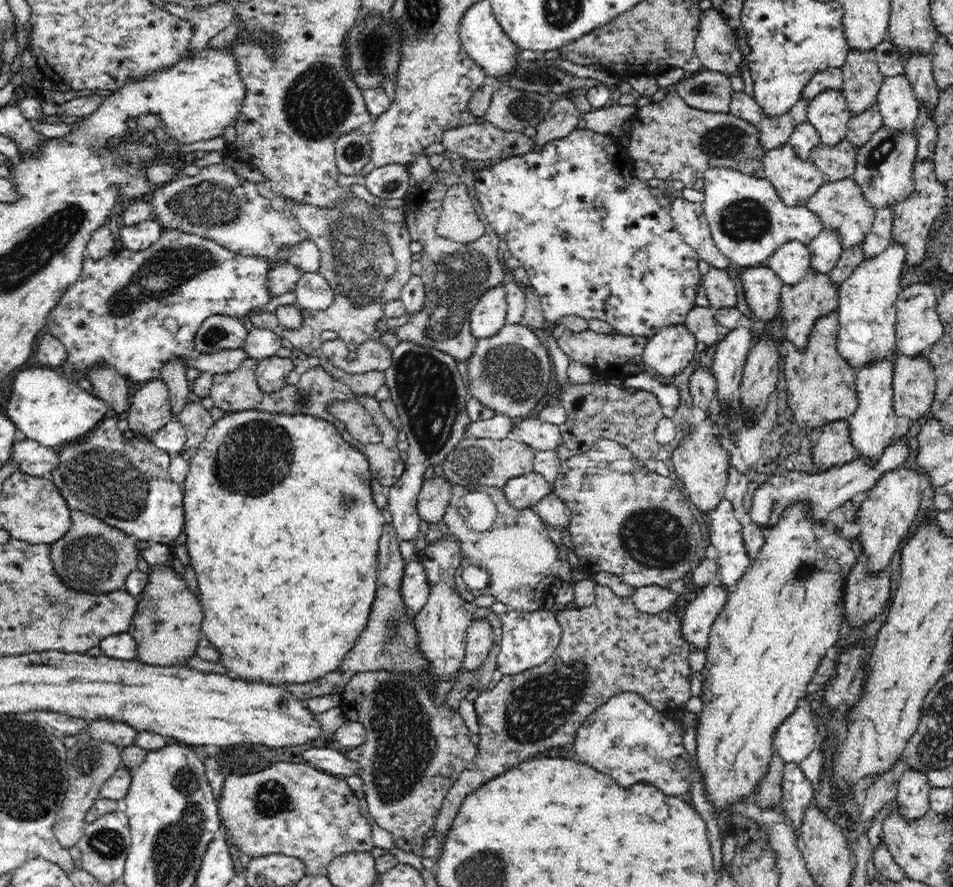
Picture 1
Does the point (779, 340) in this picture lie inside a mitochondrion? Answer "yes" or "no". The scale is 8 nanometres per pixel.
no

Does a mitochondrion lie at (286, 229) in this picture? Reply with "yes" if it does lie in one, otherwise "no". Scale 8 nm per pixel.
no

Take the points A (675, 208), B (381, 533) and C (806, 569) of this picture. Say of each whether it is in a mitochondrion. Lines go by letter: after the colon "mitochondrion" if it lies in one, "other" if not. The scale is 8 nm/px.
A: other
B: other
C: mitochondrion

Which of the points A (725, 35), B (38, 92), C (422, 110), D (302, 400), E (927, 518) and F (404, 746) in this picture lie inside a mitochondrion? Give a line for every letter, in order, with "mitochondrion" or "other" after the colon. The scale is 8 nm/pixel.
A: other
B: other
C: other
D: other
E: other
F: mitochondrion

